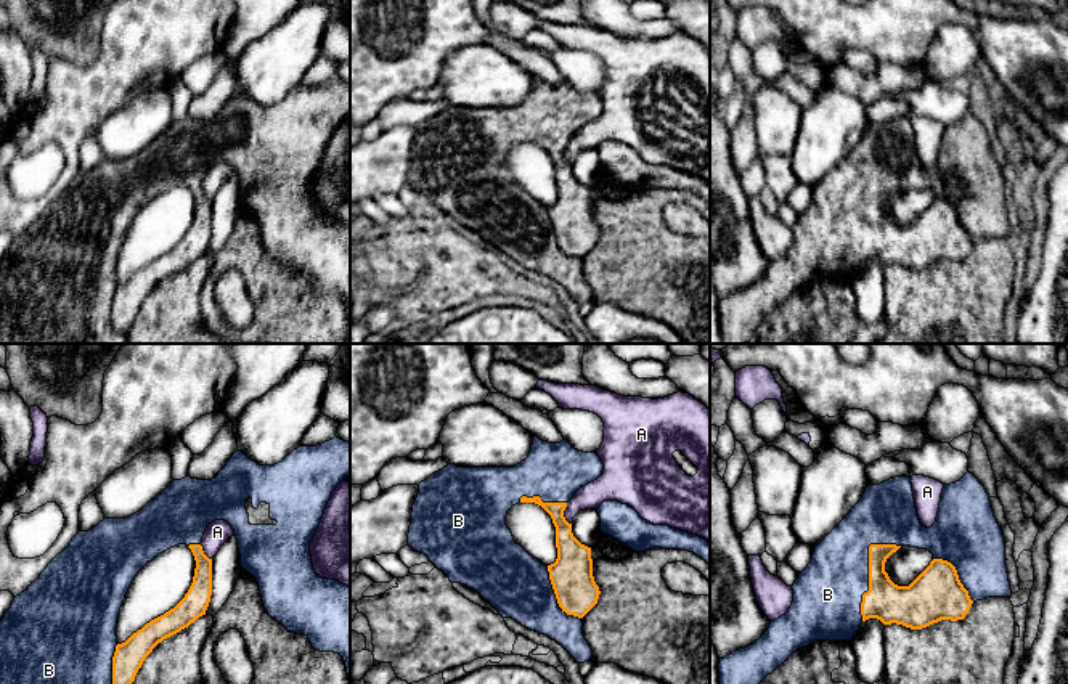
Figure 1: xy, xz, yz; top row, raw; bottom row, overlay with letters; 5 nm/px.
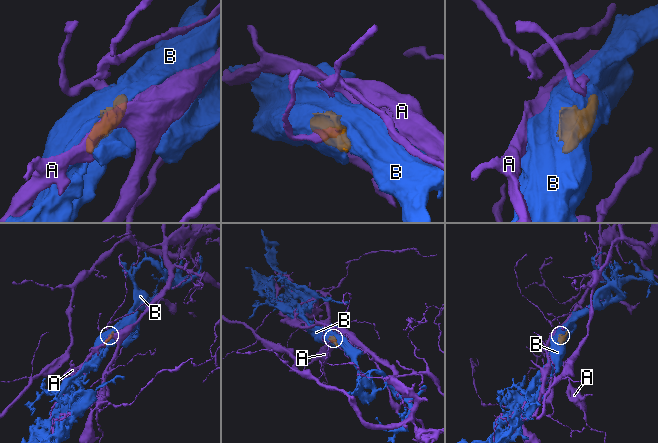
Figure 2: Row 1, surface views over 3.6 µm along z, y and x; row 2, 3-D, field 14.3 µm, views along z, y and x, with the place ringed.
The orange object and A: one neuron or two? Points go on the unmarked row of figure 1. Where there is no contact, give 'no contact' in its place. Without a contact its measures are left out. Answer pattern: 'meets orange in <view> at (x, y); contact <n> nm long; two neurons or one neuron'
meets orange in xz at (562, 154); contact 110 nm long; two neurons

